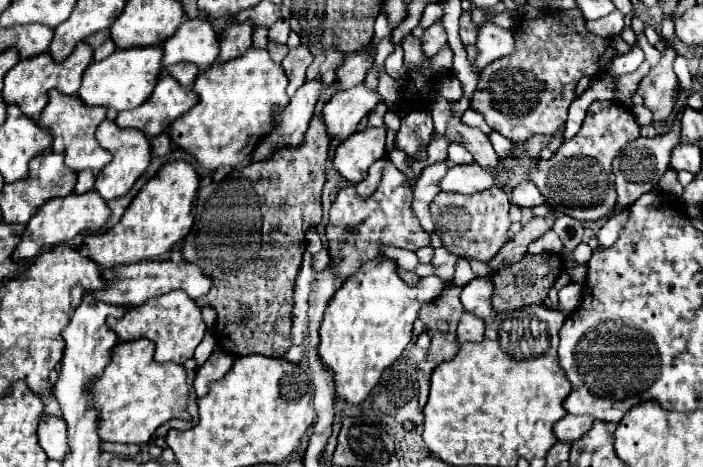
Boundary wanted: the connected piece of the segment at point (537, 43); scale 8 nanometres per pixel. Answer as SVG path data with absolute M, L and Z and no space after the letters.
M547 10L537 20L521 22L521 30L515 30L515 52L511 56L499 58L485 66L485 70L481 70L477 90L473 92L469 106L475 112L483 114L483 118L495 132L515 144L523 144L535 134L555 134L565 126L567 110L575 100L575 86L581 76L595 76L597 72L601 72L601 60L603 70L607 70L611 60L619 54L625 54L627 50L629 44L625 44L621 38L599 38L587 32L581 10Z

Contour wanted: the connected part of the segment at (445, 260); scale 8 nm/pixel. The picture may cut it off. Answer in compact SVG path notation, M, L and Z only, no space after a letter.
M435 248L435 256L433 256L433 266L435 266L435 274L443 280L443 282L451 282L453 280L453 272L455 272L455 264L459 262L459 258L455 254L449 254L449 250Z

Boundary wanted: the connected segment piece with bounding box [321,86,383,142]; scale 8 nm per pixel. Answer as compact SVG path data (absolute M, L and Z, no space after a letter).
M357 86L353 90L337 92L329 102L323 106L323 122L329 130L331 140L345 142L361 122L383 98L377 92L367 90L365 86Z

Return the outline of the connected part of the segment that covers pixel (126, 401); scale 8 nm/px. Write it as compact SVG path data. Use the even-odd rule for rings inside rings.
M145 338L119 342L113 348L103 378L93 384L93 398L99 408L99 436L105 442L147 444L163 422L171 418L191 420L191 414L187 412L189 384L185 368L181 364L155 362L153 342Z

